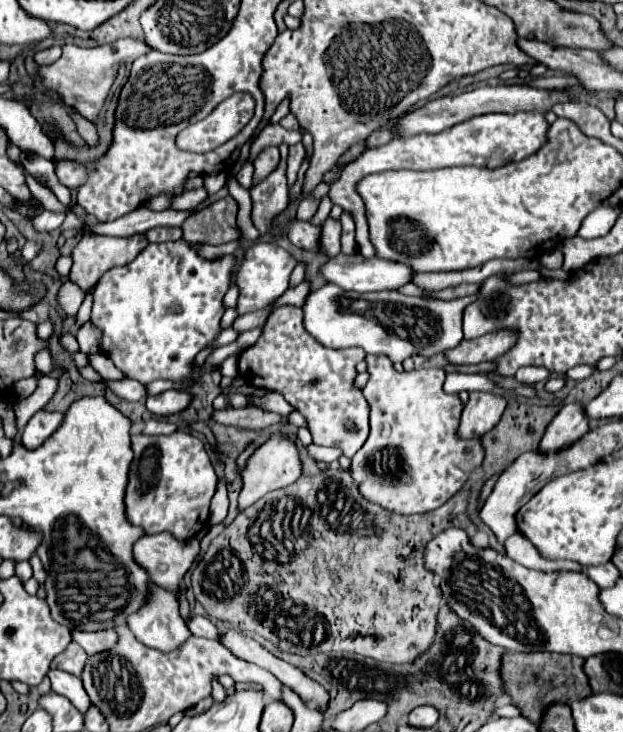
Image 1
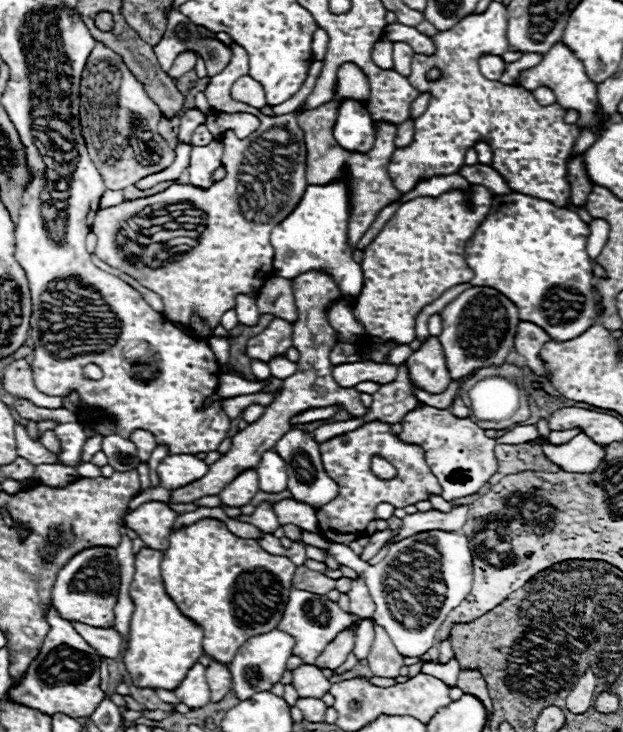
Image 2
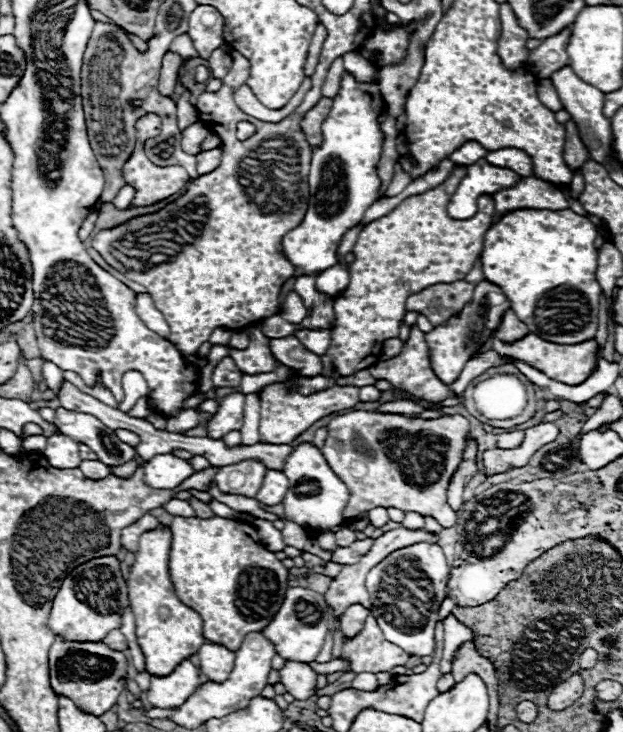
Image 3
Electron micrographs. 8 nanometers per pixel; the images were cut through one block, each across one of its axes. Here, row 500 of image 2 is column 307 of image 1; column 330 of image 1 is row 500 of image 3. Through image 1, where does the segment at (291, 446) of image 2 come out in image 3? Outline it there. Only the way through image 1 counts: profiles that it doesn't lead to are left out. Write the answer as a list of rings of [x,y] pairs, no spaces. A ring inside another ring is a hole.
[[[300,444],[296,450],[288,456],[286,468],[284,468],[286,478],[290,480],[290,488],[284,498],[284,512],[286,520],[292,520],[300,524],[302,528],[310,528],[314,532],[338,532],[344,528],[344,518],[342,512],[348,504],[348,488],[346,484],[332,472],[328,462],[324,460],[322,452],[316,446]]]

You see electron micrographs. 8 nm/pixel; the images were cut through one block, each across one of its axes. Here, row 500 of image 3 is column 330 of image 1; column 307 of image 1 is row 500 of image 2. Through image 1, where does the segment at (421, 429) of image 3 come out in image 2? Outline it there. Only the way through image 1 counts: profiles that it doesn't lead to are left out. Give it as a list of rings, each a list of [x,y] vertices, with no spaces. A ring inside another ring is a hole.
[[[368,422],[358,430],[344,432],[336,438],[322,442],[320,452],[326,474],[334,482],[338,482],[338,496],[332,502],[316,508],[320,532],[330,542],[350,546],[354,540],[358,540],[366,526],[372,520],[376,520],[376,506],[380,502],[392,502],[392,506],[404,508],[408,504],[426,500],[430,492],[440,494],[440,484],[426,466],[422,448],[416,448],[416,444],[400,442],[398,436],[390,434],[390,424]],[[374,454],[380,454],[390,464],[394,464],[398,468],[398,478],[394,480],[376,478],[370,470],[370,460]]]

